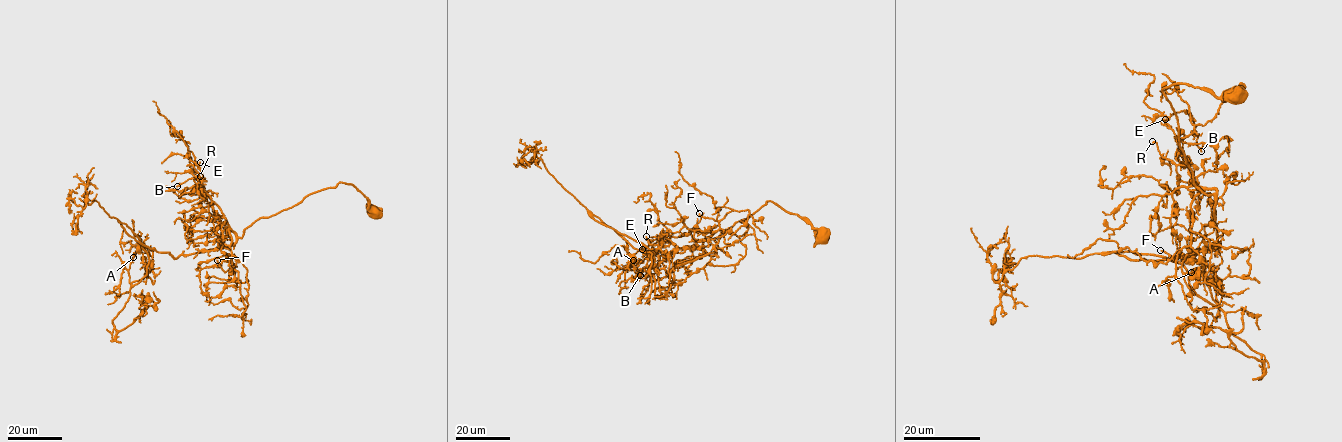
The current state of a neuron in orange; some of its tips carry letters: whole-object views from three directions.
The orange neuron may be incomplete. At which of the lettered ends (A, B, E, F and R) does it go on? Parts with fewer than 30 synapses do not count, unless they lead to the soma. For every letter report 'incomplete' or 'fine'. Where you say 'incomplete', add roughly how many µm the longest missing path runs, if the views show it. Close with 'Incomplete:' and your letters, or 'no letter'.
A: fine
B: fine
E: fine
F: incomplete; about 20 µm are missing
R: incomplete; about 25 µm are missing
Incomplete: F, R

